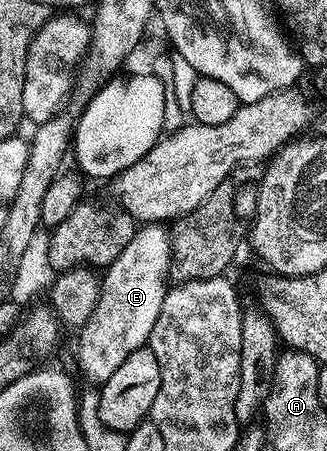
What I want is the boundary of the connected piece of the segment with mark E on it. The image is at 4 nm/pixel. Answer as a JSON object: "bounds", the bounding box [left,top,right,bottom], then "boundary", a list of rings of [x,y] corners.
{"bounds":[77,224,173,384],"boundary":[[[141,224],[131,236],[131,244],[119,252],[119,256],[104,271],[101,278],[101,295],[99,300],[93,303],[93,315],[88,322],[80,327],[81,339],[77,342],[77,362],[81,365],[83,373],[89,377],[93,384],[106,382],[131,356],[131,352],[142,349],[148,343],[151,336],[151,328],[155,328],[155,316],[159,316],[159,308],[163,308],[167,281],[173,265],[173,240],[170,231],[161,224]]]}

